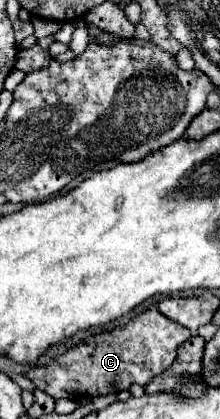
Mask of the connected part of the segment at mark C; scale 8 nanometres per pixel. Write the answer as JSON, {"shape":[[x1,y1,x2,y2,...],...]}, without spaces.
{"shape":[[150,305,150,309,132,317,126,325,116,327,112,333,98,333,86,343,68,349,64,355,60,355,56,361,50,361,46,367,36,367,26,375,38,389,52,395,54,399,78,399,80,395,96,397,118,393,122,389,128,389,132,383,144,387,172,365,172,361,176,359,178,345,190,337,192,333,186,327,176,321,170,321,158,311,156,305]]}

